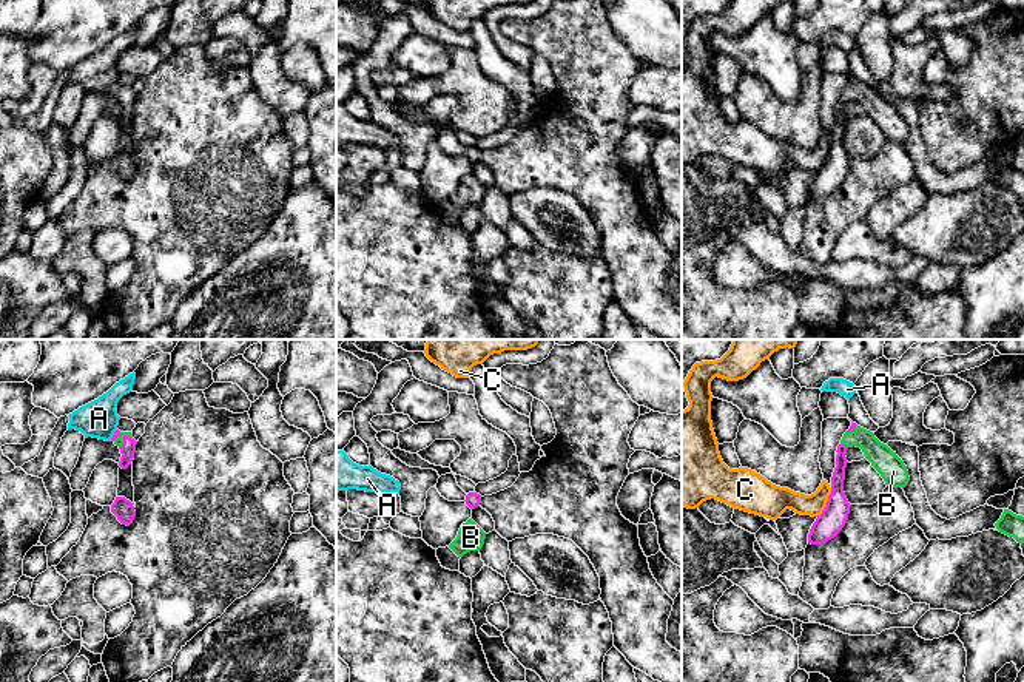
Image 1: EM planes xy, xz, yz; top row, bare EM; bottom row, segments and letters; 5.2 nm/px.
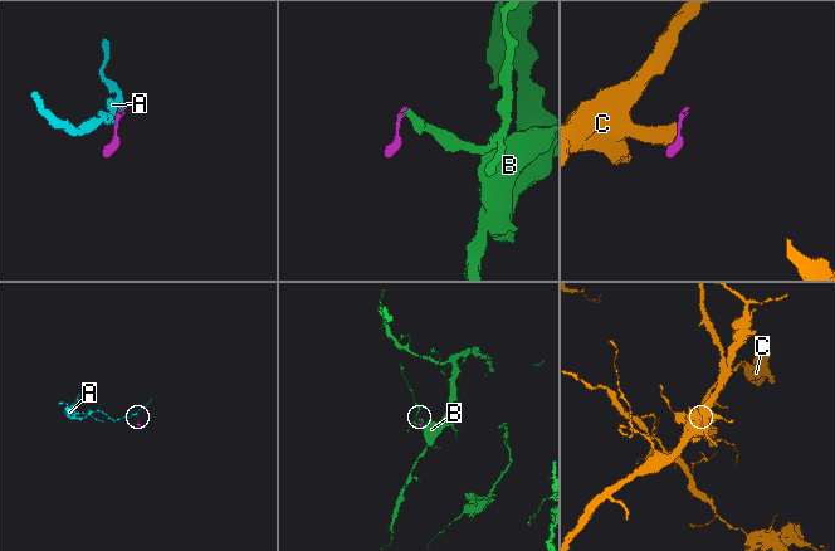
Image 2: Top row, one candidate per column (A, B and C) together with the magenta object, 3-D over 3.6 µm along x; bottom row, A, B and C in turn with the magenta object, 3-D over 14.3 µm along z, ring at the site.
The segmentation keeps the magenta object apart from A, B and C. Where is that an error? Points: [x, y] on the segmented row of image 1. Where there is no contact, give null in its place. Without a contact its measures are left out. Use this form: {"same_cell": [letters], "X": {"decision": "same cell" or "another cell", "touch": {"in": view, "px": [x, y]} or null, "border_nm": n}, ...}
{"same_cell": ["A", "B"], "A": {"decision": "same cell", "touch": {"in": "xy", "px": [113, 435]}, "border_nm": 80}, "B": {"decision": "same cell", "touch": {"in": "yz", "px": [844, 445]}, "border_nm": 50}, "C": {"decision": "another cell", "touch": {"in": "yz", "px": [827, 503]}, "border_nm": 170}}

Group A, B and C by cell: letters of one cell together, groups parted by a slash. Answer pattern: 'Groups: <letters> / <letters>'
Groups: A B / C

